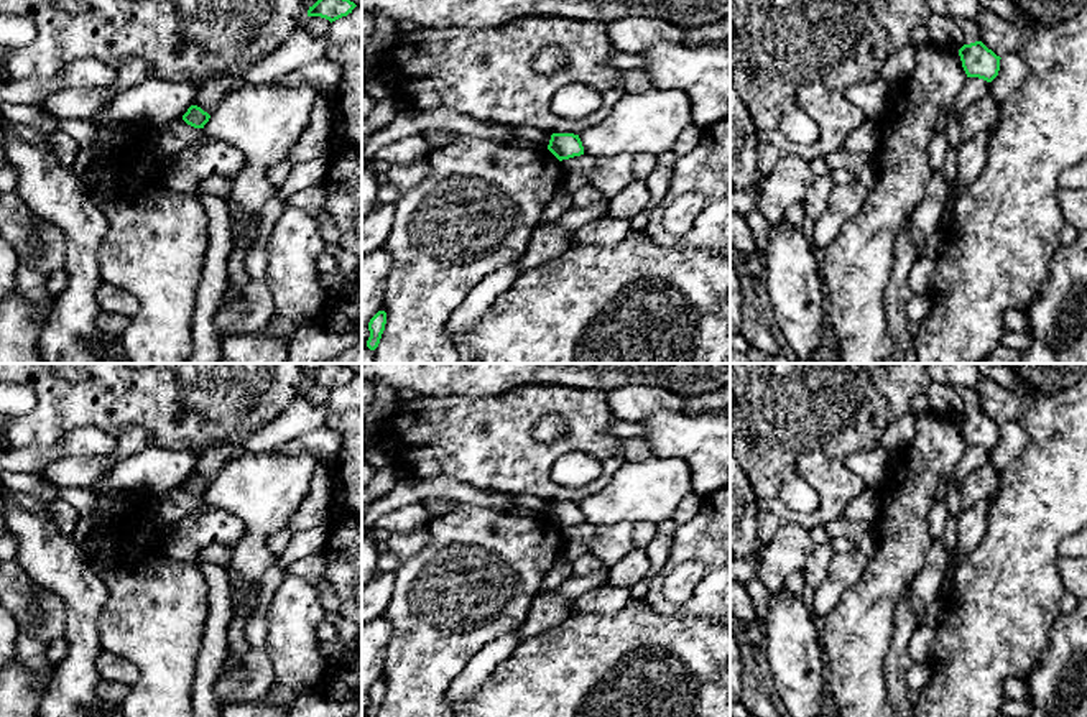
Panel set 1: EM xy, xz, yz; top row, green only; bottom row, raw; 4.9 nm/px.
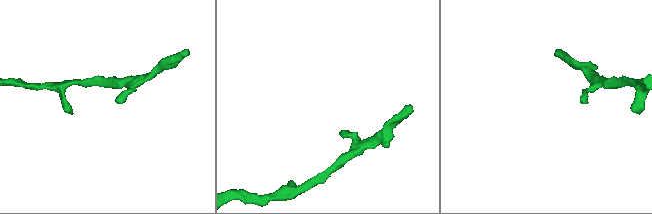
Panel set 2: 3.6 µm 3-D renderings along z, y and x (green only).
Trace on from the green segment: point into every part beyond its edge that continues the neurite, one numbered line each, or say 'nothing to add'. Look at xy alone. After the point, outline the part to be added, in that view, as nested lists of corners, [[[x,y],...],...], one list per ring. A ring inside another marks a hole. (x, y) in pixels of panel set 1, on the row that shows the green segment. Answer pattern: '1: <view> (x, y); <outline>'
nothing to add

